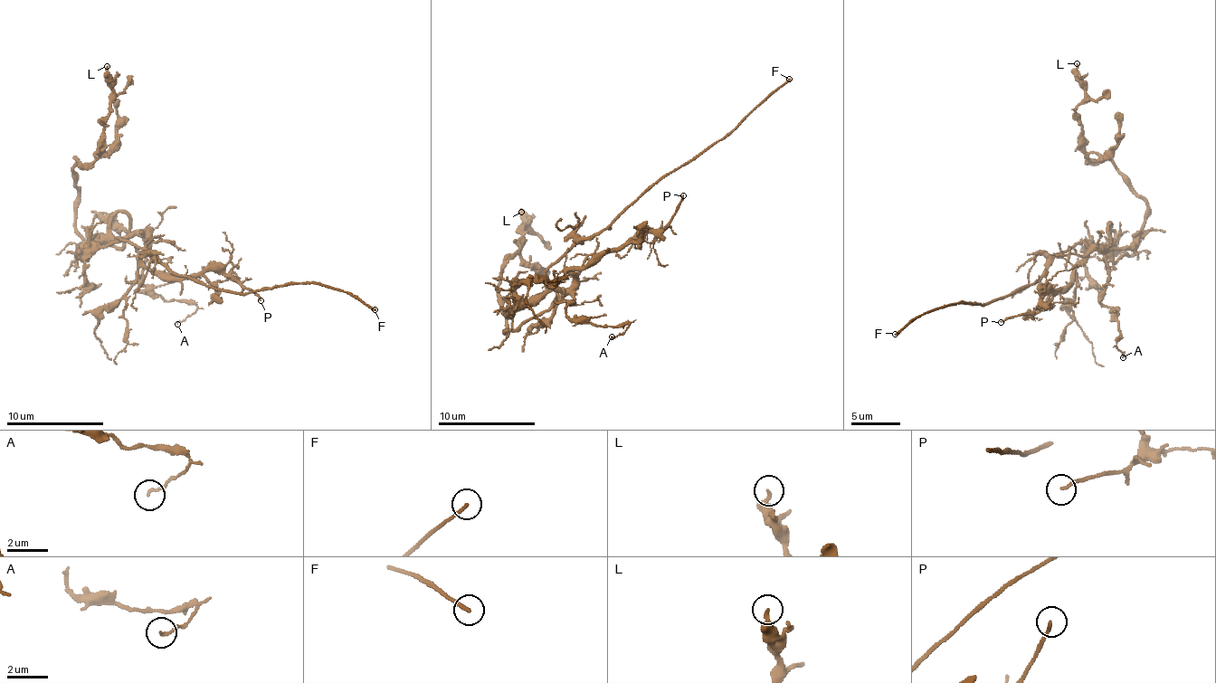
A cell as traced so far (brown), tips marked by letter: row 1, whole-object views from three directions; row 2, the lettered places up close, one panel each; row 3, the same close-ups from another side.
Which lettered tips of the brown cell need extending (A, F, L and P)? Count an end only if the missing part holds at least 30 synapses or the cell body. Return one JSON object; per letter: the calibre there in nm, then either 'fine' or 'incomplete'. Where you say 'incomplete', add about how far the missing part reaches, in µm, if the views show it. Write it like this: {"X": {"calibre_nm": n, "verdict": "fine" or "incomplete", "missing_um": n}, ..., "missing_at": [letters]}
{"A": {"calibre_nm": 100, "verdict": "fine"}, "F": {"calibre_nm": 180, "verdict": "incomplete", "missing_um": 15}, "L": {"calibre_nm": 320, "verdict": "fine"}, "P": {"calibre_nm": 140, "verdict": "fine"}, "missing_at": ["F"]}

